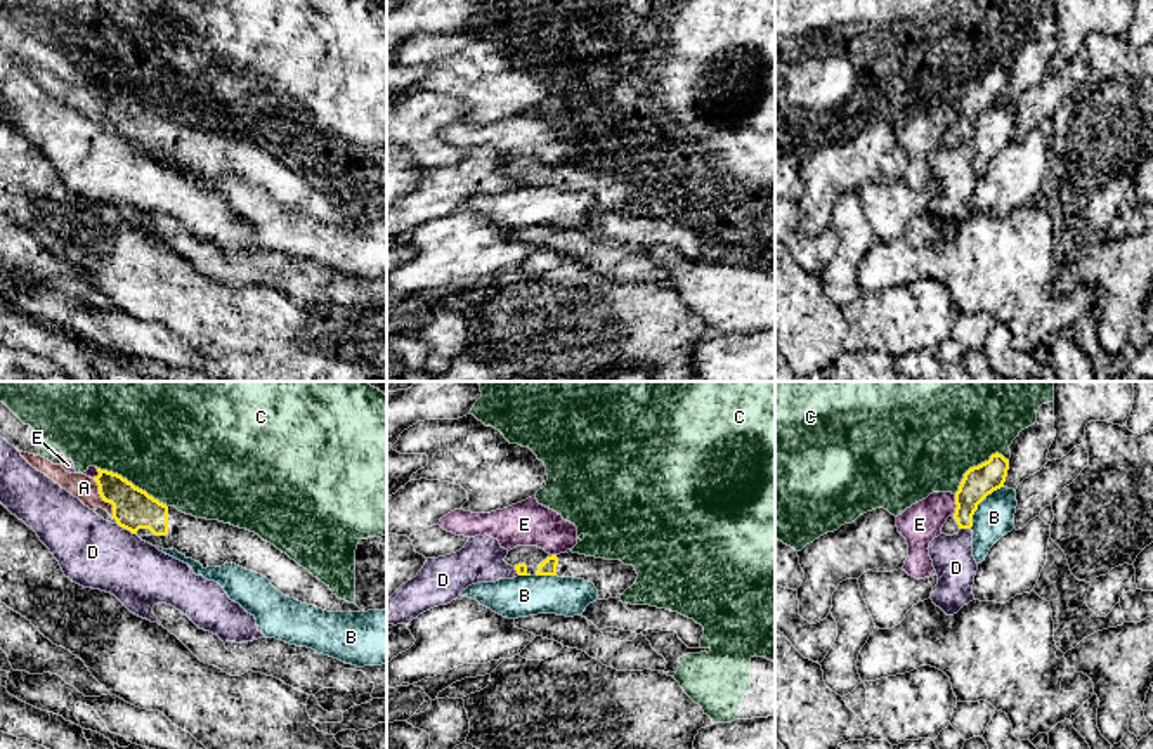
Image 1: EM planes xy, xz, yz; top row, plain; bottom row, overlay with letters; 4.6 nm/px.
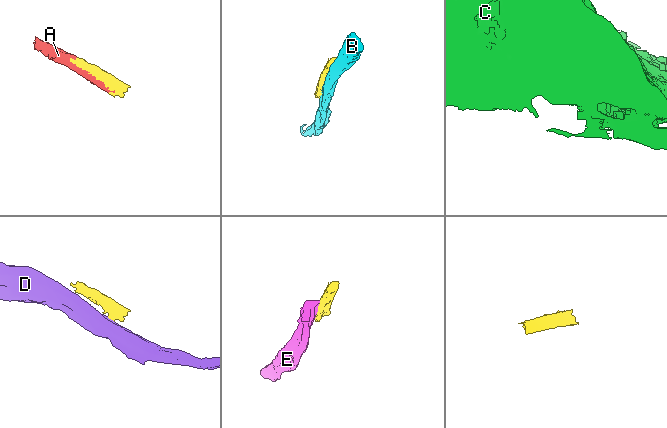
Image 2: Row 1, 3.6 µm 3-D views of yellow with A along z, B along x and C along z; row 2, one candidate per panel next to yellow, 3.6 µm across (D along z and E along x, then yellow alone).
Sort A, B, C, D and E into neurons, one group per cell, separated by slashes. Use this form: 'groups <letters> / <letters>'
groups A / B / C / D / E

